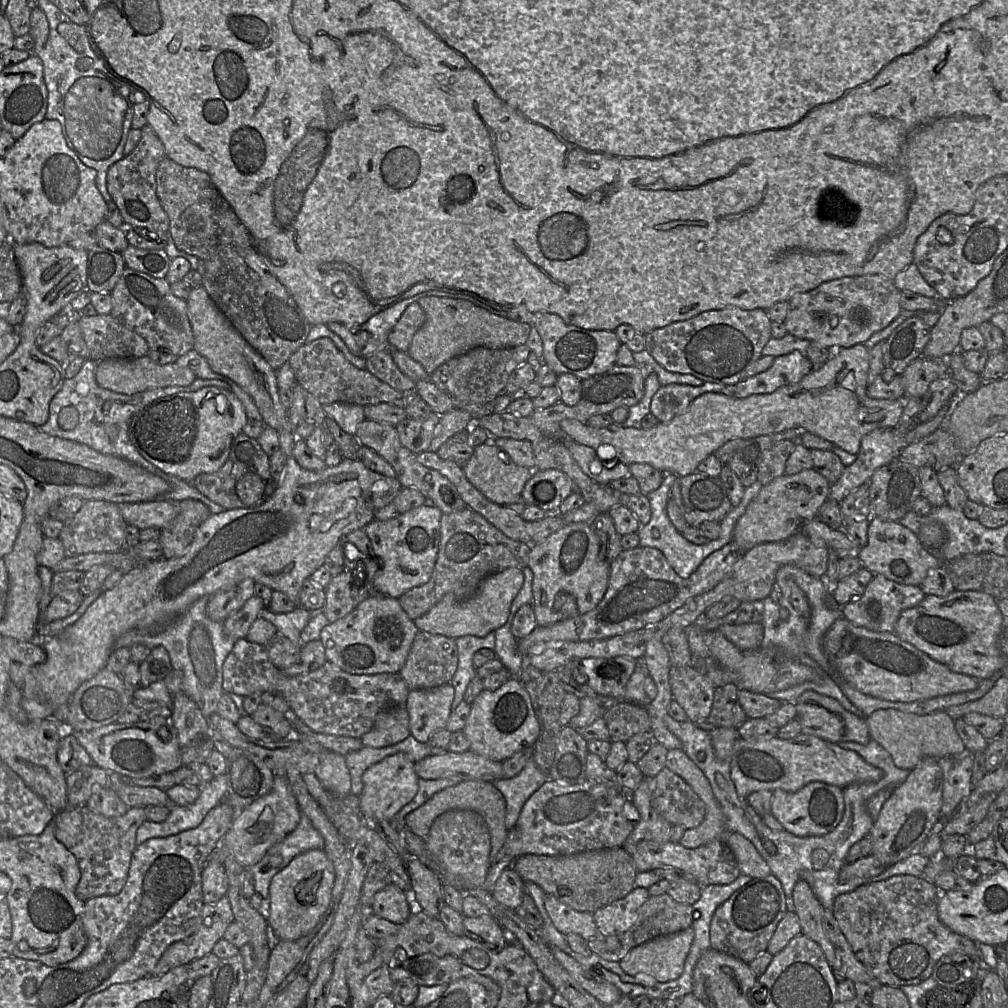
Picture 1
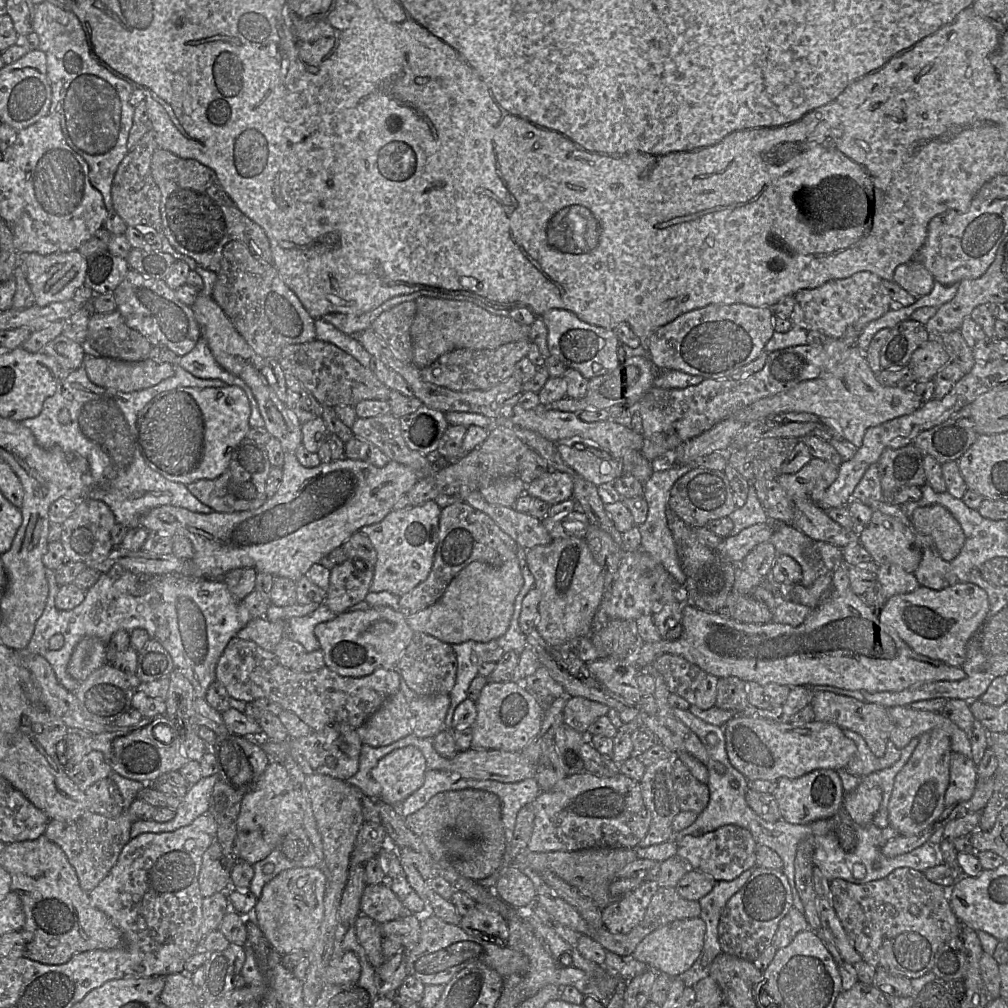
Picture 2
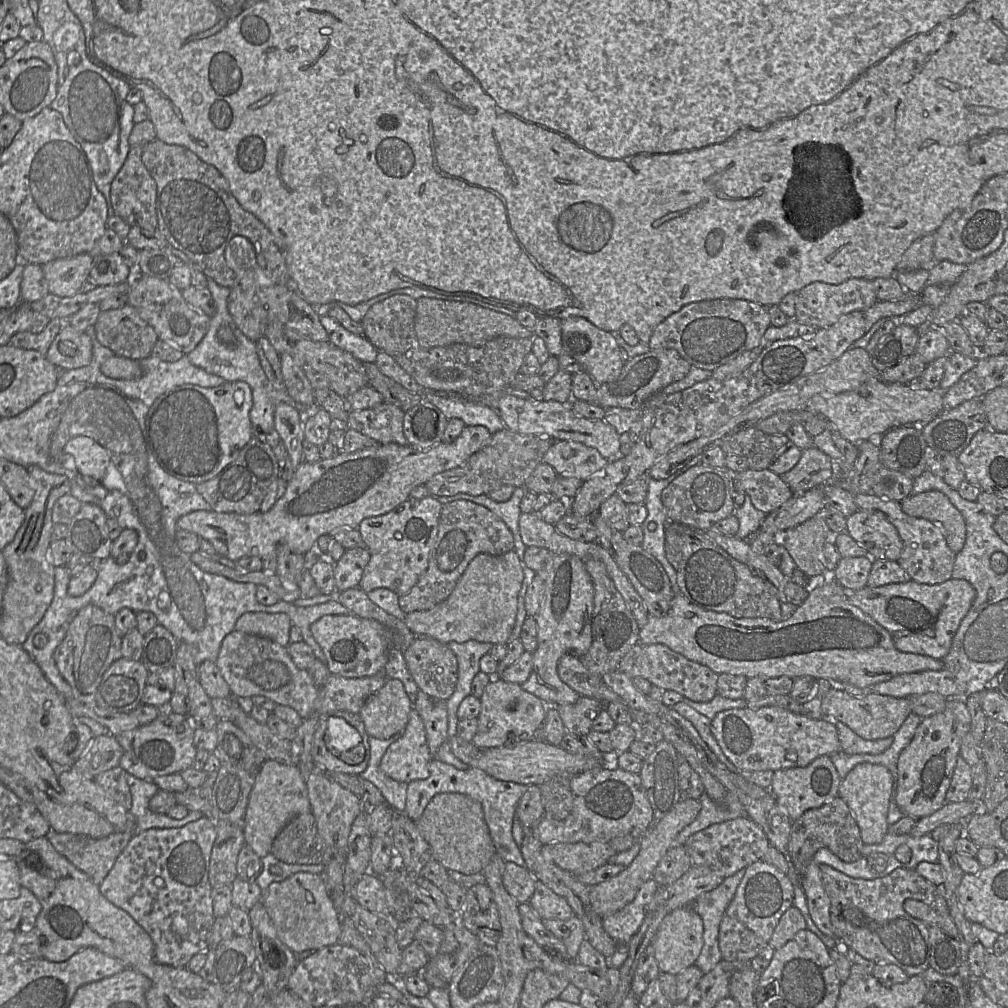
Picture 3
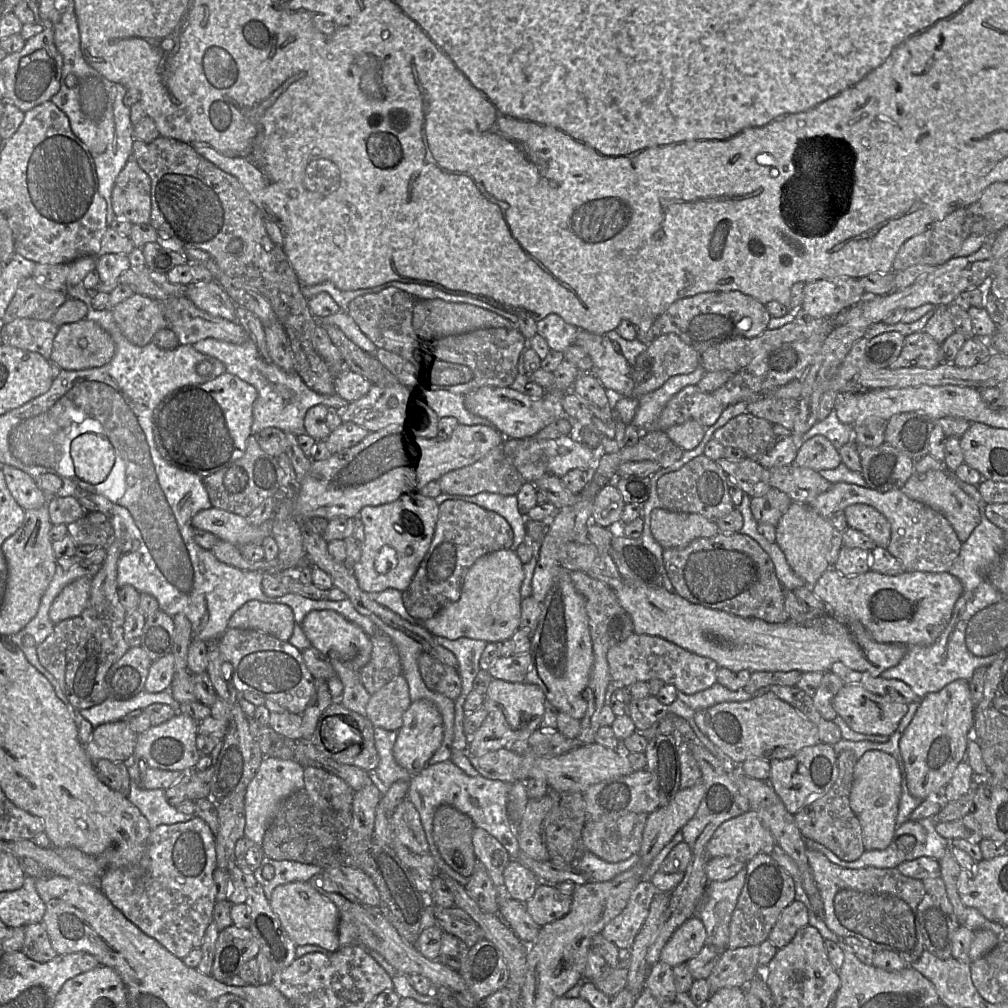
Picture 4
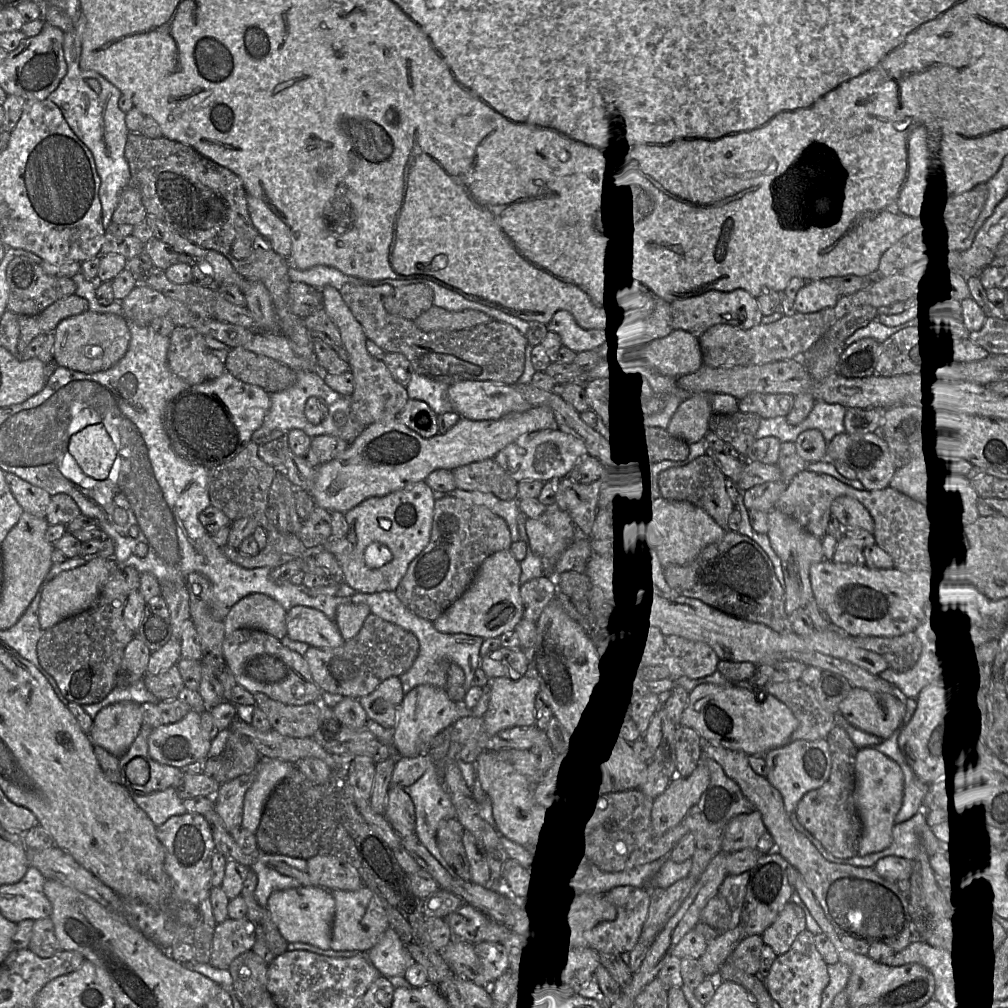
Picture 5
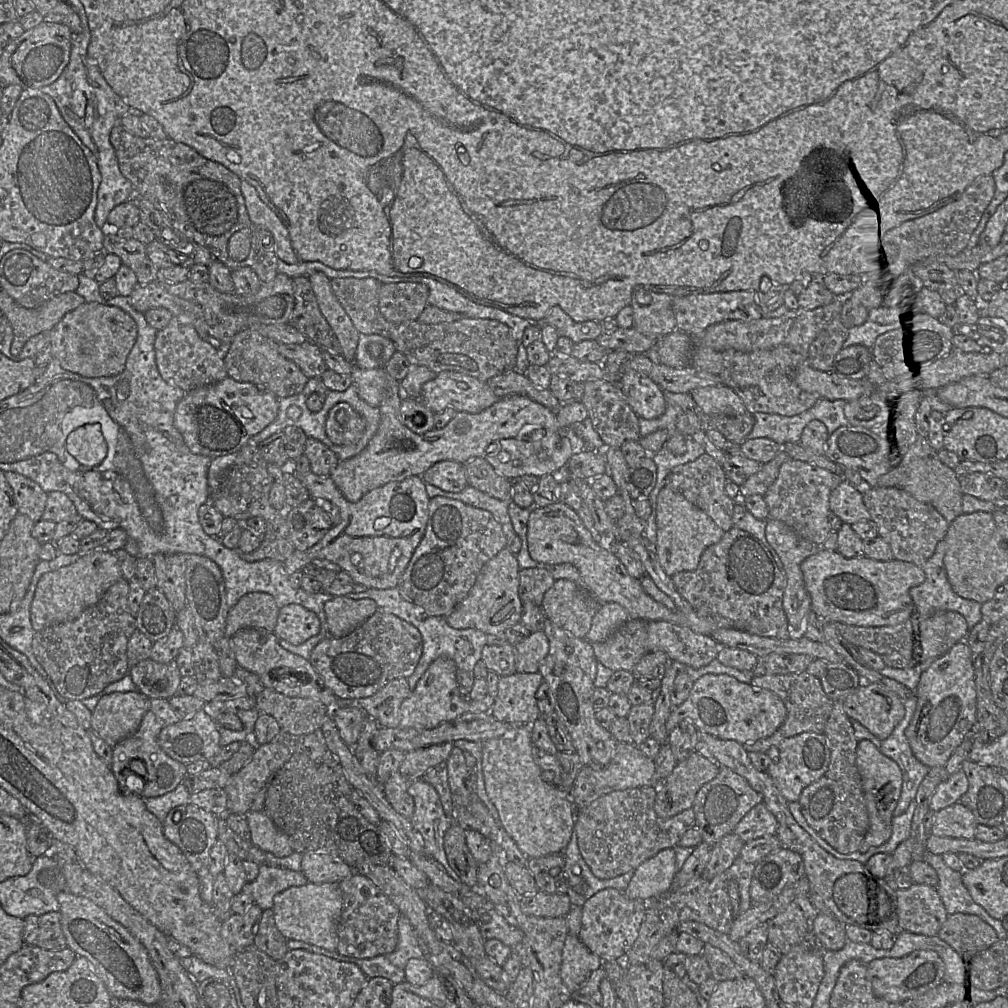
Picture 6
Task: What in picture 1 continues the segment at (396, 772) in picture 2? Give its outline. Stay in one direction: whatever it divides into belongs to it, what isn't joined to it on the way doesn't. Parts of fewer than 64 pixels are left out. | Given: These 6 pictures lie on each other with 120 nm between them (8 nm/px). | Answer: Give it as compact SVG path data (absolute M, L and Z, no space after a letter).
M403 753L387 756L369 767L363 773L362 782L359 809L360 813L371 822L392 820L400 809L415 797L419 787L415 762Z

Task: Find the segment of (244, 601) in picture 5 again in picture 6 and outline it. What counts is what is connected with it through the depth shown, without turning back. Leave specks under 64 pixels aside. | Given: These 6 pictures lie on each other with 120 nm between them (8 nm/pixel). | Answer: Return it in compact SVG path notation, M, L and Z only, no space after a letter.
M251 592L244 595L229 609L225 636L231 637L244 628L265 629L273 632L279 609L270 594Z

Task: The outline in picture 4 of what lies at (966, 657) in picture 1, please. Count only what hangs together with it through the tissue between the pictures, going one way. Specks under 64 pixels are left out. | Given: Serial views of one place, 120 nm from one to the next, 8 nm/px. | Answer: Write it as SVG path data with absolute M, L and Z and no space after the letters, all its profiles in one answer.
M830 567L816 581L812 591L835 612L860 622L877 642L929 646L937 641L948 625L954 605L963 592L963 585L957 577L948 572L905 571L890 576L869 570L855 576L844 576Z

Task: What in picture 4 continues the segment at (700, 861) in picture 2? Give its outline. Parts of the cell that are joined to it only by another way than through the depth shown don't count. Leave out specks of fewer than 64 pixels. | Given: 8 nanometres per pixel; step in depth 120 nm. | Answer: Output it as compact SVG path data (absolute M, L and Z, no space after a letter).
M748 812L723 822L707 843L710 858L731 856L747 863L757 854L771 854L776 842L756 812Z

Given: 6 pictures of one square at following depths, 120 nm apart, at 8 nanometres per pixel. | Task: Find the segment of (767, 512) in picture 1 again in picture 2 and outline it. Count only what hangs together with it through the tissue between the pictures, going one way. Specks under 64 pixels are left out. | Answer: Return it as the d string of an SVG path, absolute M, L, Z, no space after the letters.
M812 458L798 472L780 474L775 479L788 494L817 504L837 474L838 467L833 463Z

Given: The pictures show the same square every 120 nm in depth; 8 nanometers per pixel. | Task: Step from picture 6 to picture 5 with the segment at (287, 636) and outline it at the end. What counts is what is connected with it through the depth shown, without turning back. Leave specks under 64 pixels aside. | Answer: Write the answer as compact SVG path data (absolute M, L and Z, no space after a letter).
M294 606L286 613L287 636L317 648L337 648L344 644L335 622L321 611L307 606Z

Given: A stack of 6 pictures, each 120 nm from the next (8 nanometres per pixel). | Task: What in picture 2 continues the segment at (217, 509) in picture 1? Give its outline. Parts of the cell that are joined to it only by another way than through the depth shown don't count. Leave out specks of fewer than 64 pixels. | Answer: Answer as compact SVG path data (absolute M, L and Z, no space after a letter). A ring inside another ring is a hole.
M175 364L174 370L173 376L157 385L133 392L121 392L92 383L82 365L59 381L55 393L44 401L38 416L18 421L31 430L39 446L46 449L59 446L72 468L90 475L91 489L86 498L104 502L114 514L116 522L128 529L139 527L141 517L158 506L176 506L204 514L213 512L189 491L187 485L170 481L154 470L136 443L137 417L152 398L178 387L228 385L220 379L198 378L180 364ZM62 409L70 413L67 424L58 421L57 416Z

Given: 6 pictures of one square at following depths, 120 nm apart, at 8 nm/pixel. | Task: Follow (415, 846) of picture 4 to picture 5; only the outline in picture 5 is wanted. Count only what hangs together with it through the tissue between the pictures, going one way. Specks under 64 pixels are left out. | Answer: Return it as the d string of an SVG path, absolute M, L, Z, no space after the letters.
M390 787L384 815L401 837L415 834L415 807L404 788Z

